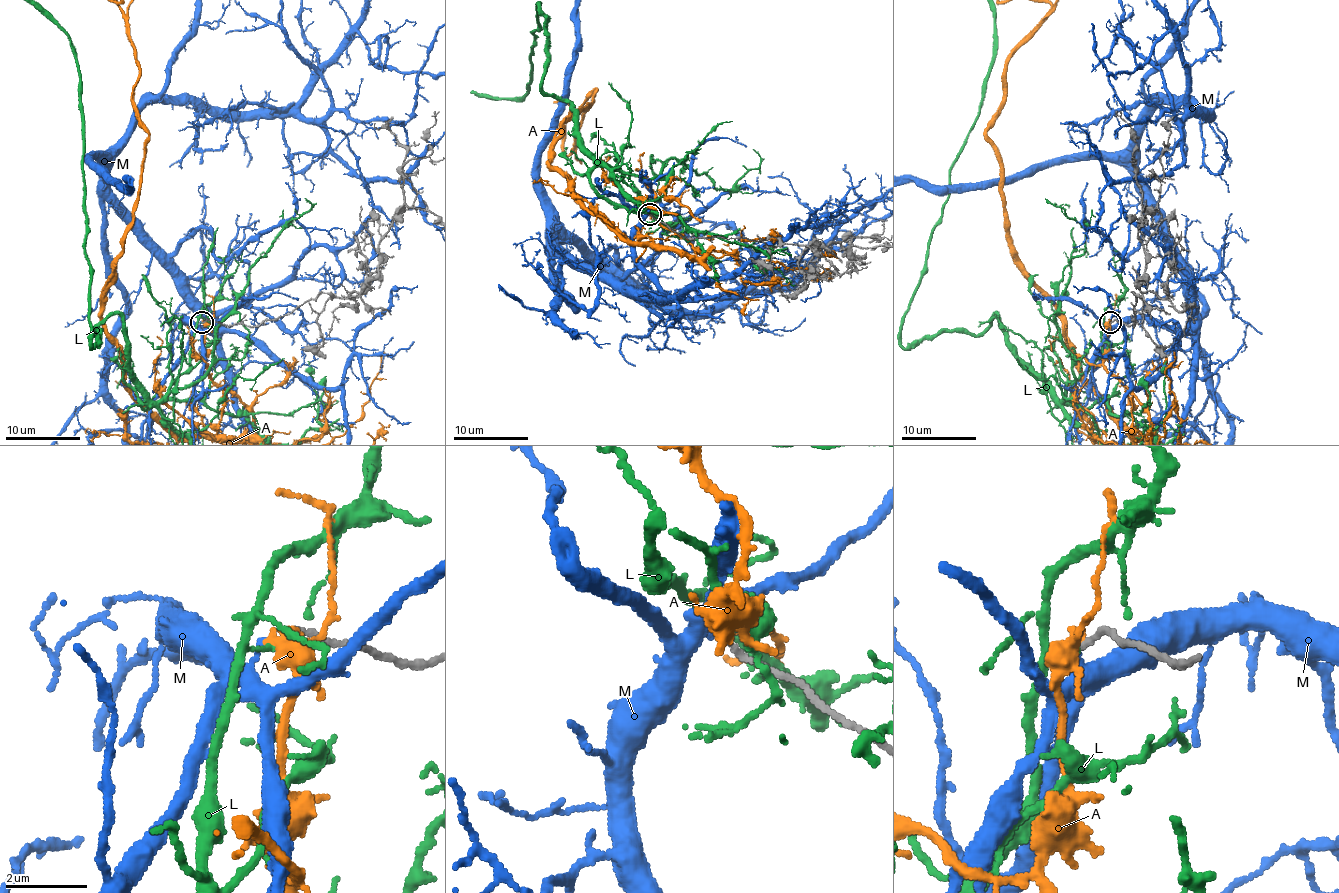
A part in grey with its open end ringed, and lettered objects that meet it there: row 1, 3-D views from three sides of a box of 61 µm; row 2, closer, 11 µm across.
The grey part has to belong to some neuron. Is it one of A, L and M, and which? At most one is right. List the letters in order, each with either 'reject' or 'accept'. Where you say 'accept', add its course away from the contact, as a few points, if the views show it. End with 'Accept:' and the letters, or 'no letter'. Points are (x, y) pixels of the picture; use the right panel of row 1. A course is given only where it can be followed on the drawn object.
A: reject
L: reject
M: reject
Accept: no letter

